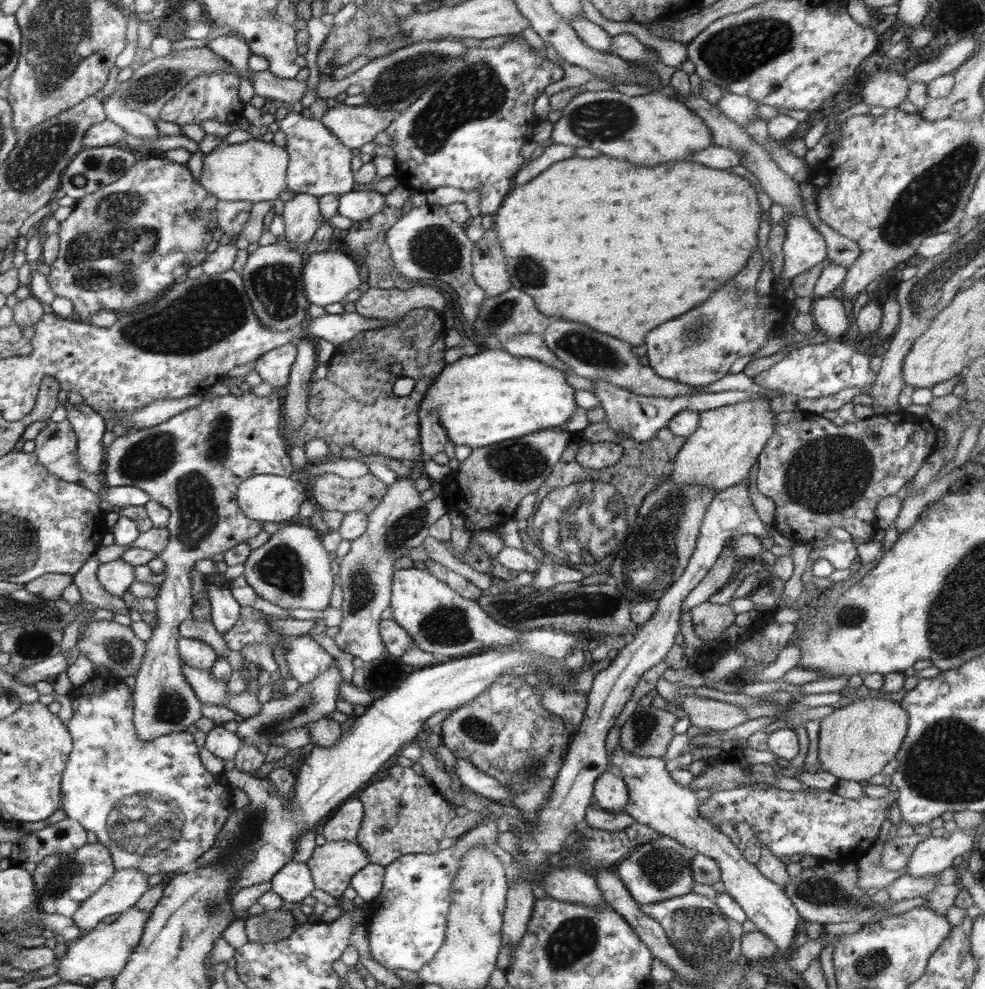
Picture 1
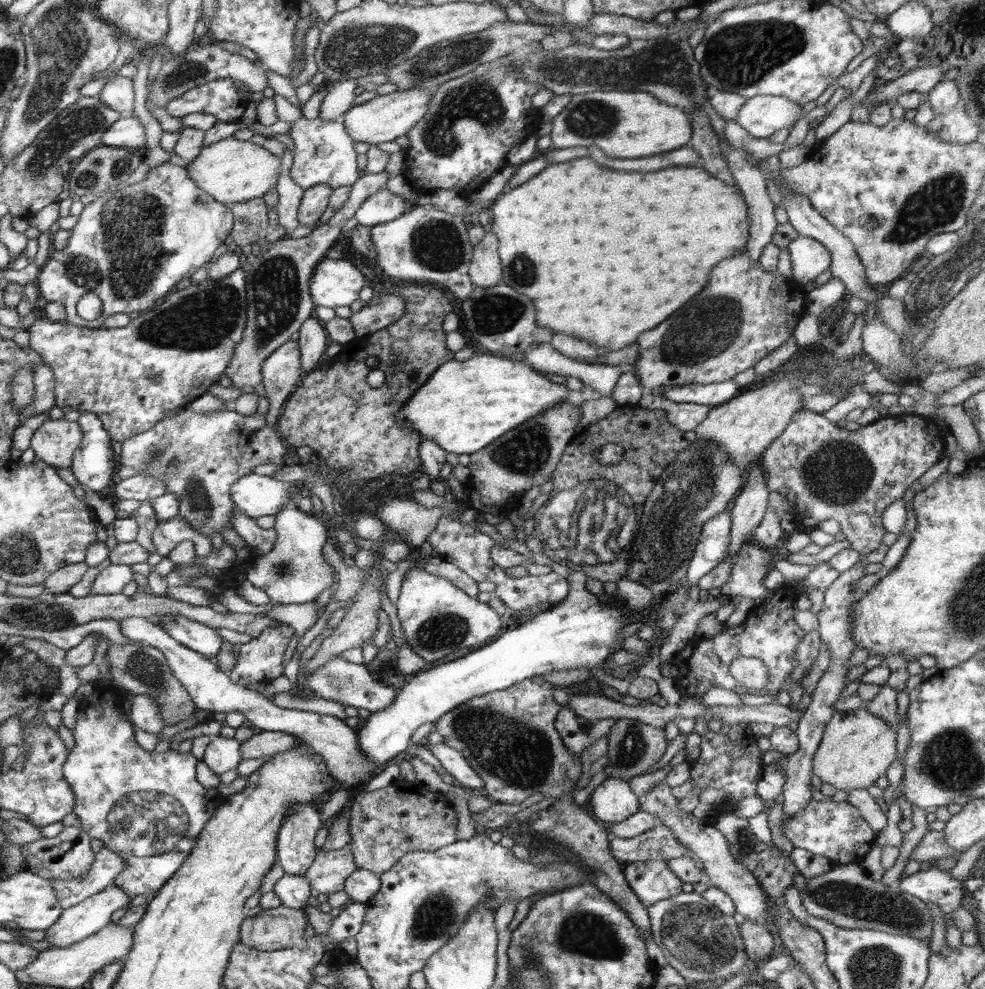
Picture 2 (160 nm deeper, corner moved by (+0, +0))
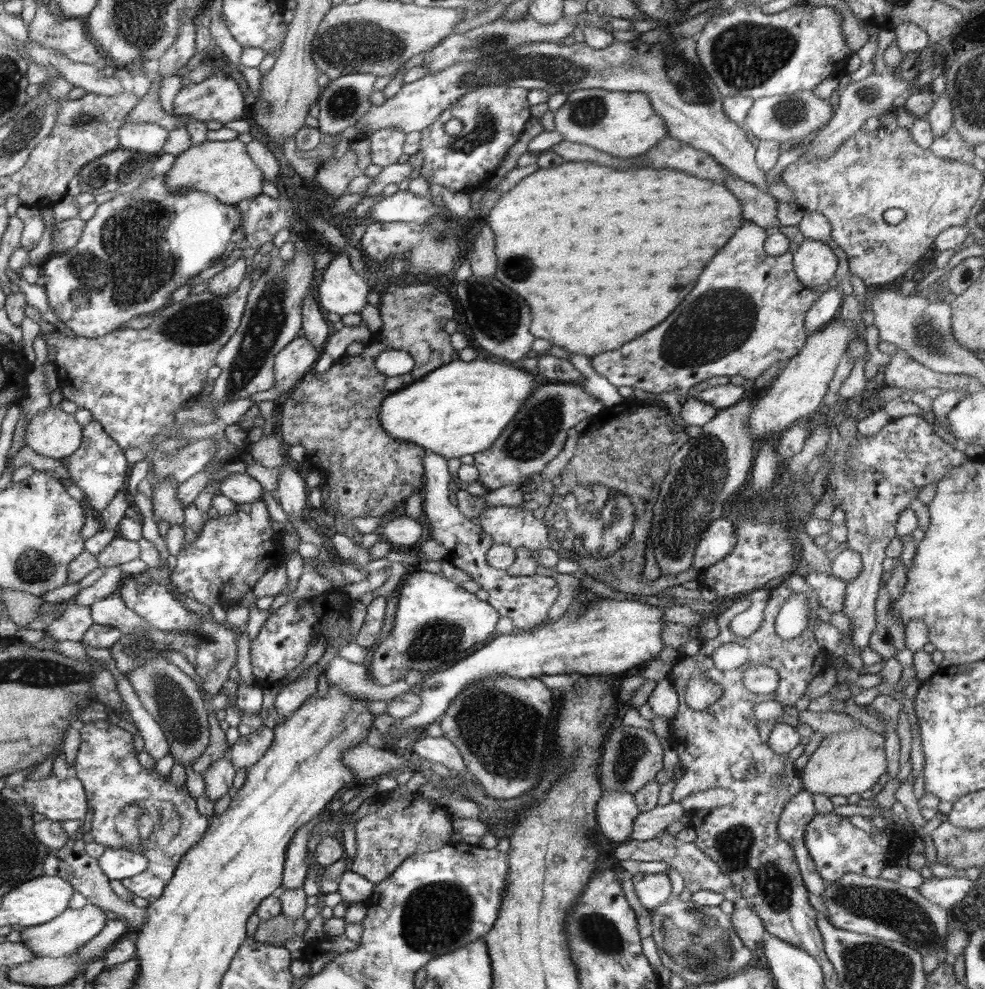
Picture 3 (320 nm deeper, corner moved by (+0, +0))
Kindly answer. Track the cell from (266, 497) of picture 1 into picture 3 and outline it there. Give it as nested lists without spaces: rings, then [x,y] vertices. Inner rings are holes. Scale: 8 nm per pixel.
[[[232,473],[222,480],[218,486],[219,492],[226,498],[233,500],[237,505],[263,500],[263,485],[255,477],[246,473]]]

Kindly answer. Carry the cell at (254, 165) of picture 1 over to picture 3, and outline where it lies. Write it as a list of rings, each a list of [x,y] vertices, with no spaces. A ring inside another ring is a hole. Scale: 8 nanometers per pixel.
[[[239,139],[231,141],[206,141],[181,152],[165,173],[166,185],[171,191],[196,189],[211,193],[224,204],[238,205],[262,193],[263,171],[251,159],[247,145]]]

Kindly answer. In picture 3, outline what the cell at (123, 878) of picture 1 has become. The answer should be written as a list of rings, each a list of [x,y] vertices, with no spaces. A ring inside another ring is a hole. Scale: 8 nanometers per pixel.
[[[88,902],[82,909],[68,907],[62,915],[46,924],[25,927],[21,931],[19,942],[29,948],[35,956],[50,958],[73,956],[77,954],[78,948],[82,948],[86,942],[90,942],[104,928],[104,924],[106,924],[106,914],[102,912],[102,908],[99,905]]]

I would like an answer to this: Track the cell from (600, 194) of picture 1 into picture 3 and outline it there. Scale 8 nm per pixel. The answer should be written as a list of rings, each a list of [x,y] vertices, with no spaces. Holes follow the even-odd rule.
[[[564,161],[564,164],[560,164],[558,168],[538,170],[532,176],[526,176],[512,190],[500,193],[496,203],[487,211],[485,218],[488,227],[496,234],[498,270],[496,270],[495,278],[504,282],[508,288],[512,288],[516,294],[520,294],[530,306],[530,312],[532,312],[530,332],[535,338],[544,338],[569,353],[593,357],[601,352],[617,349],[618,346],[626,344],[628,340],[634,340],[636,336],[642,336],[644,332],[648,332],[650,328],[654,328],[656,324],[660,324],[662,320],[670,316],[670,312],[684,300],[684,296],[696,284],[708,260],[730,240],[730,236],[738,228],[742,228],[744,218],[741,208],[742,202],[730,192],[726,185],[714,184],[714,181],[710,179],[688,176],[678,170],[654,170],[654,168],[614,170],[614,168],[606,168],[606,166],[590,164],[590,162]]]

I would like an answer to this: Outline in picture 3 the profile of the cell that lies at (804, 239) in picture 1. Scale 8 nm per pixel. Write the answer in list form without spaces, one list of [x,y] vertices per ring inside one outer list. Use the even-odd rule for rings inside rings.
[[[805,239],[798,250],[792,253],[796,278],[810,289],[816,289],[834,279],[838,261],[836,254],[827,244],[810,239]]]

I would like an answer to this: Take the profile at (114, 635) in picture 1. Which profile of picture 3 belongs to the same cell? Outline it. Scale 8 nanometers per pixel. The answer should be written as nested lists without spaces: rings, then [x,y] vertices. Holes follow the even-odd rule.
[[[164,655],[147,660],[144,666],[135,668],[131,674],[127,673],[126,677],[145,705],[145,710],[160,724],[169,745],[170,755],[180,765],[192,766],[210,745],[209,715],[196,681],[170,663]]]

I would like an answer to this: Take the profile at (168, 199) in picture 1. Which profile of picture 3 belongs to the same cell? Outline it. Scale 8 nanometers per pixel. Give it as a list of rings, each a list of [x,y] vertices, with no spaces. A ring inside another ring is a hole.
[[[165,174],[150,177],[138,188],[99,204],[96,213],[86,221],[76,247],[62,255],[50,256],[41,264],[40,274],[46,278],[44,288],[50,307],[58,320],[77,336],[98,338],[124,328],[131,319],[152,315],[170,305],[174,290],[216,265],[233,242],[236,228],[242,228],[243,218],[244,209],[224,204],[211,193],[196,189],[172,192],[166,185]]]

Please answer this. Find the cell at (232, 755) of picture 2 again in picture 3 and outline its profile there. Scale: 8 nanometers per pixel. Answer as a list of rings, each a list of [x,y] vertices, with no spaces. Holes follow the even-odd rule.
[[[229,755],[220,757],[210,769],[200,773],[206,783],[206,793],[203,796],[214,802],[226,796],[228,791],[233,788],[236,771],[237,769],[230,763]]]

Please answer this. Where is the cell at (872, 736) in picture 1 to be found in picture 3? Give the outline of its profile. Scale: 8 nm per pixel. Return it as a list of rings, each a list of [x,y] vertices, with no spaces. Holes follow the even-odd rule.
[[[862,724],[858,725],[858,729],[854,731],[834,732],[834,734],[826,735],[818,749],[809,757],[806,768],[800,771],[802,788],[813,796],[820,794],[828,799],[836,795],[849,797],[852,794],[861,794],[871,790],[880,780],[880,776],[886,774],[888,770],[888,757],[884,751],[884,744],[884,737]]]

